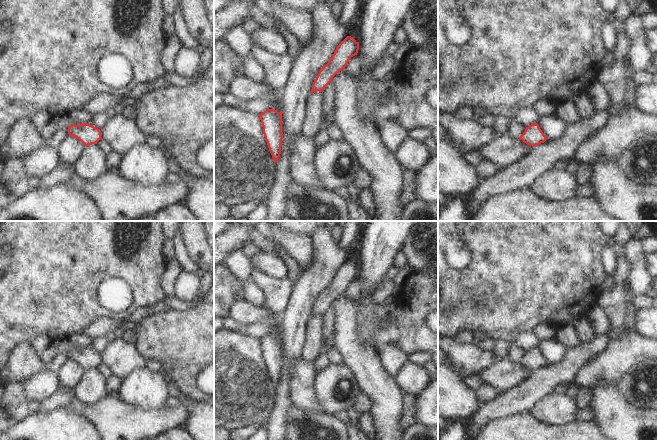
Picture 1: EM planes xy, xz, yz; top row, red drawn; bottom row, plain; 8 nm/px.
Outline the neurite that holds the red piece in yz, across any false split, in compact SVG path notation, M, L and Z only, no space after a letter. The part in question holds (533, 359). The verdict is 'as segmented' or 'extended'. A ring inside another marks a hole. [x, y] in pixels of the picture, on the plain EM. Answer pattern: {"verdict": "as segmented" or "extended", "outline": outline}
{"verdict": "as segmented", "outline": "M537 347L531 348L526 351L524 357L519 361L519 363L527 369L533 371L544 367L547 364L546 360Z"}

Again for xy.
{"verdict": "as segmented", "outline": "M89 347L80 349L71 348L68 351L68 358L79 363L85 370L97 368L102 362L100 353Z"}

